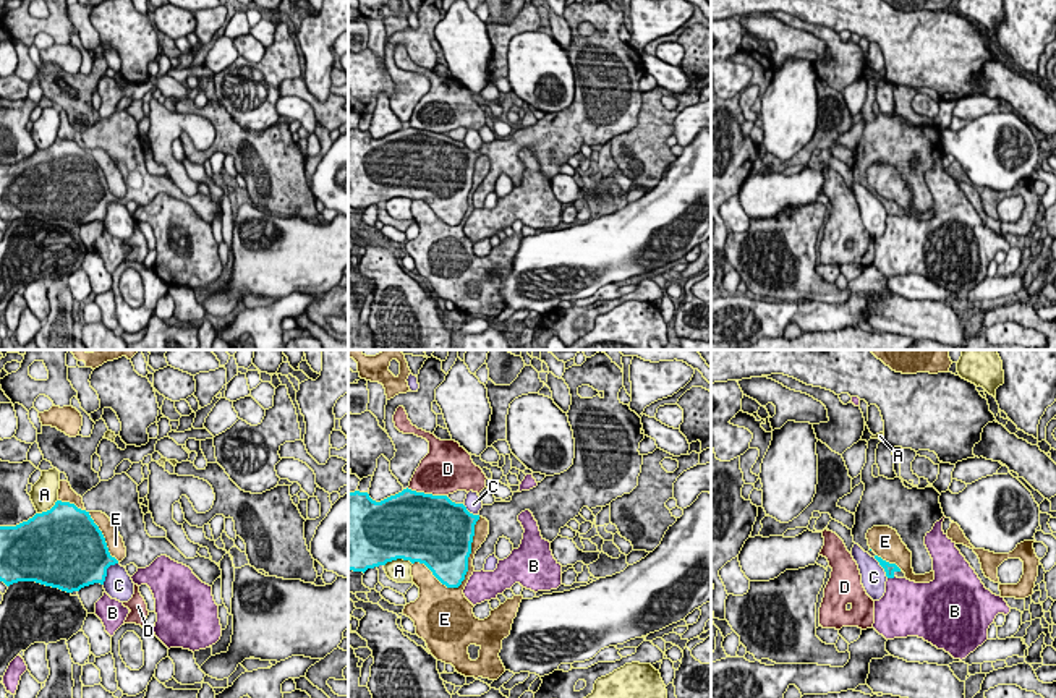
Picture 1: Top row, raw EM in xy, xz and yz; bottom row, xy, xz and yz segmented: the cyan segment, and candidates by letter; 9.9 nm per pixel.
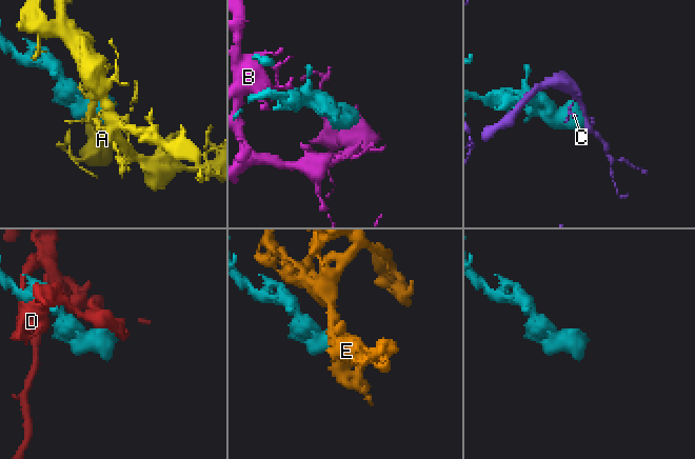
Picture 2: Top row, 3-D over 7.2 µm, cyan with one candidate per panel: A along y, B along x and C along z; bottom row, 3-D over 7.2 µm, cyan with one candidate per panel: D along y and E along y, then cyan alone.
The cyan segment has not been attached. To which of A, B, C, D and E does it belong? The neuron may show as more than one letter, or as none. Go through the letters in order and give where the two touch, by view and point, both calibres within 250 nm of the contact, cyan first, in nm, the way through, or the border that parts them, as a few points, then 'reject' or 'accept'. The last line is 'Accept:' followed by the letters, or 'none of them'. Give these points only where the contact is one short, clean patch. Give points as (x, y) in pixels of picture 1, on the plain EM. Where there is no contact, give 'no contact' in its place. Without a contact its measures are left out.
A: xz (397, 195) | 550/240 nm | reject
B: yz (891, 214) | 120/380 nm | reject
C: xy (106, 209) | 480/280 nm | reject
D: xz (426, 131) | 500/440 nm | reject
E: xz (465, 211) | 420/170 nm | reject
Accept: none of them

